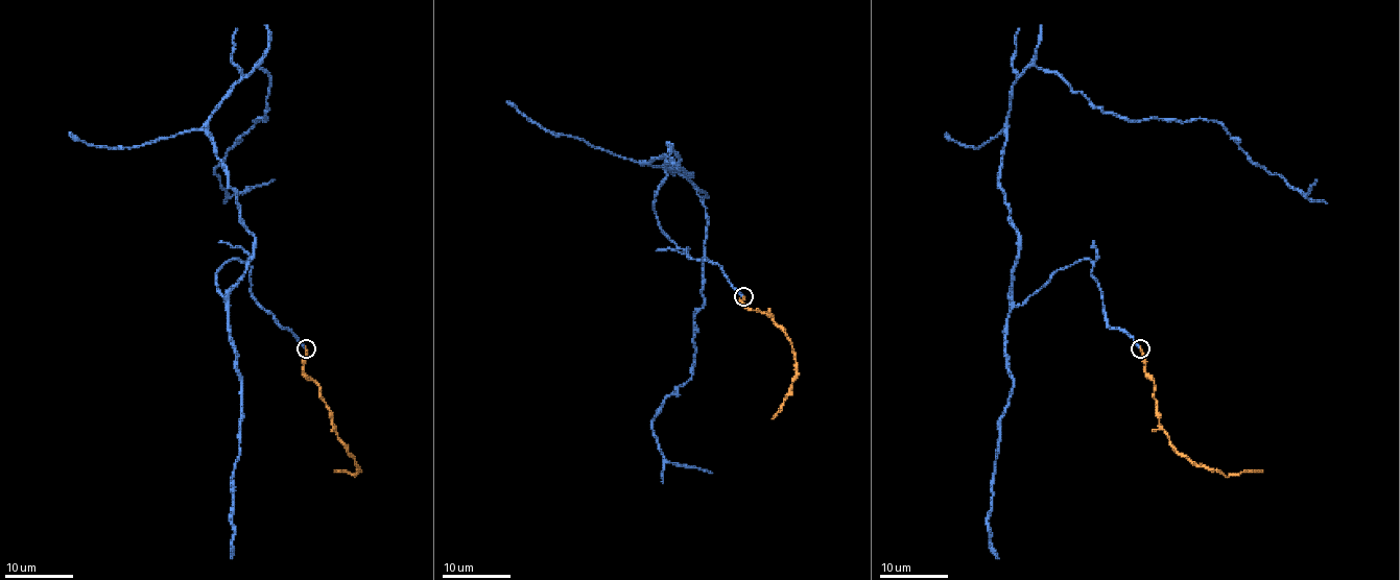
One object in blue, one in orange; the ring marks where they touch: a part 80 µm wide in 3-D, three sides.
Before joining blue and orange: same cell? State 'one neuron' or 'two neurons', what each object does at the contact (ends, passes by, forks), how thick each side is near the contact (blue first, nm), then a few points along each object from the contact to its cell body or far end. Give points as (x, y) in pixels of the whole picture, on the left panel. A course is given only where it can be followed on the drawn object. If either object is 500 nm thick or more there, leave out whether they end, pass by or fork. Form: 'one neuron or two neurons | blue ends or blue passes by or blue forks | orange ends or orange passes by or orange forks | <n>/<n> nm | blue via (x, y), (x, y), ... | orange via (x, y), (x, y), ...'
one neuron | blue ends | orange ends | 200/240 nm | blue via (305, 347), (239, 260), (217, 290), (254, 236), (208, 118), (258, 66), (266, 120), (215, 174), (275, 179) | orange via (305, 347), (304, 371), (318, 387), (331, 424), (358, 465), (354, 477), (334, 469)

